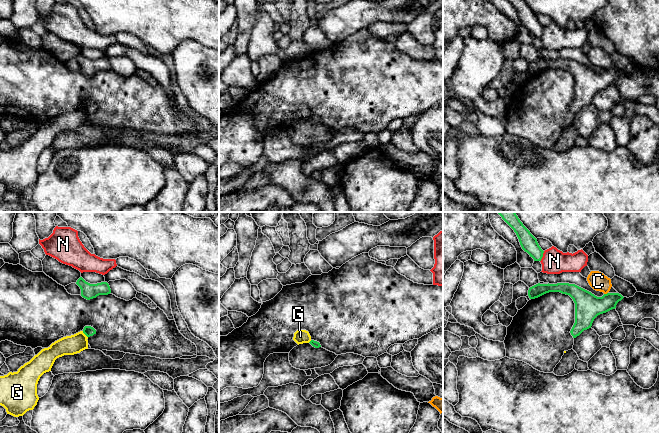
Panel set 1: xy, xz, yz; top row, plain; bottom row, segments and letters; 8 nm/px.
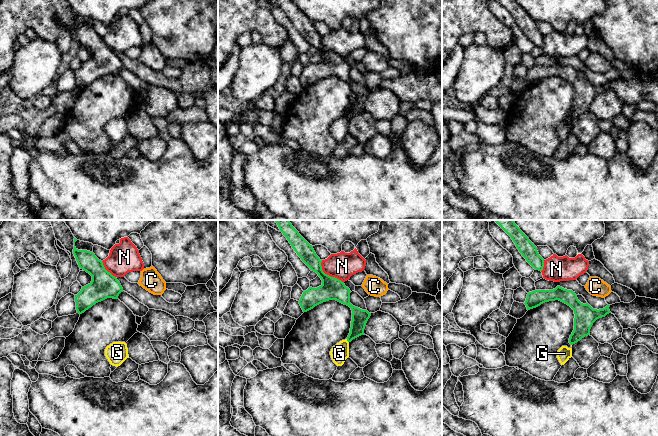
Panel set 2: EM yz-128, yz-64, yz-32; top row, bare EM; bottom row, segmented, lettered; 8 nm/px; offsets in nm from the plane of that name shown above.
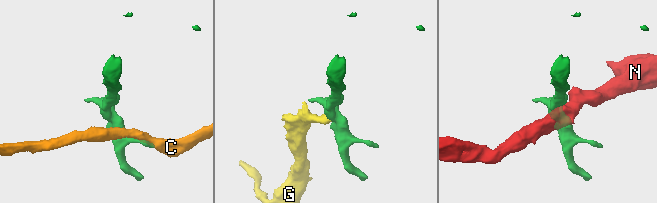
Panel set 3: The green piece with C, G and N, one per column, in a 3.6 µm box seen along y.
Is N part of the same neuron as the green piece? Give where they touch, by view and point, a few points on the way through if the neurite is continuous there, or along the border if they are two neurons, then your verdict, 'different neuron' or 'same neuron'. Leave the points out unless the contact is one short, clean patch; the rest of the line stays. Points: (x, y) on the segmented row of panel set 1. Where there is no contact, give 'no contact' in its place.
yz (542, 256) | along yz (544, 251), (540, 261) | different neuron

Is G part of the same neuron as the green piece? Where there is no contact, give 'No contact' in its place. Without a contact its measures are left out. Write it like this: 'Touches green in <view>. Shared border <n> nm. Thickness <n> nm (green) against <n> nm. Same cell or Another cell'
Touches green in xy. Shared border 70 nm. Thickness 80 nm (green) against 160 nm. Another cell

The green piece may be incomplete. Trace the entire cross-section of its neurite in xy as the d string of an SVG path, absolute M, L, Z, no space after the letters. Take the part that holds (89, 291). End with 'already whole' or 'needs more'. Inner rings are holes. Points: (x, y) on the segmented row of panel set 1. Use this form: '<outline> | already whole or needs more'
M80 277L76 284L81 289L81 296L87 300L96 298L99 295L108 295L111 293L110 286L107 282L90 284Z | already whole

